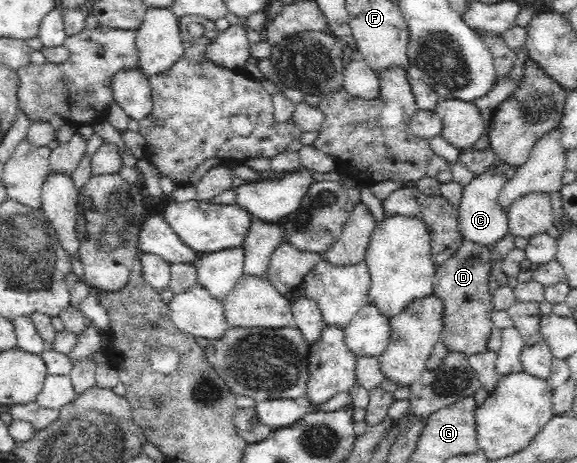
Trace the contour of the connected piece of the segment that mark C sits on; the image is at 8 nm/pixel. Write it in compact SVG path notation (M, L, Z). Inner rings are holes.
M487 169L487 173L481 173L468 183L461 195L459 207L457 207L456 230L461 242L474 243L475 246L482 246L491 249L508 232L508 218L496 204L498 191L506 181Z

